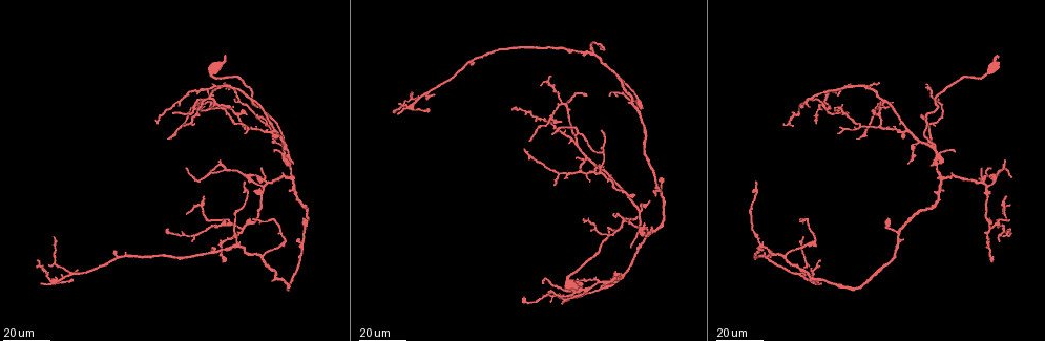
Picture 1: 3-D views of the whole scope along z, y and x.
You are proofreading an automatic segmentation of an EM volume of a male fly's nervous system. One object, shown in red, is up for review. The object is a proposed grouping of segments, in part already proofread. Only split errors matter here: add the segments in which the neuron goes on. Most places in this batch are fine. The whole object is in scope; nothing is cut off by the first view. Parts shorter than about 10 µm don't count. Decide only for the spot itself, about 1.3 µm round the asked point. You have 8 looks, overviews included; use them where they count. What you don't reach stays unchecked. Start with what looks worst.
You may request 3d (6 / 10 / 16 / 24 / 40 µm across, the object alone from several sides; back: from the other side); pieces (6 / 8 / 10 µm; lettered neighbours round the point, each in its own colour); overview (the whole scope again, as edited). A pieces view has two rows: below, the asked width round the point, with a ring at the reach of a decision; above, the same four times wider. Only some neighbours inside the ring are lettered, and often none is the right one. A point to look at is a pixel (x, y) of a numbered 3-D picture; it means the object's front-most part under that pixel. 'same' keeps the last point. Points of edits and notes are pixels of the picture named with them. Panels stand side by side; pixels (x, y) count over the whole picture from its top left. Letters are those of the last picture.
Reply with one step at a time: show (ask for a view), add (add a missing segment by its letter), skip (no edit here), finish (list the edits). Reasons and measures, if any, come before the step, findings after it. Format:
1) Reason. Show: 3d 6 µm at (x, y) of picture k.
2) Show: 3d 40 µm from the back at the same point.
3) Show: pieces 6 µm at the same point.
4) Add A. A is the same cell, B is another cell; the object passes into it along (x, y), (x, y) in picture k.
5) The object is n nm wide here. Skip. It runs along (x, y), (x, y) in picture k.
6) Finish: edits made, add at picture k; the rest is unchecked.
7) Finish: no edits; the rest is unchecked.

Branch stops here. Show: 3d 24 µm at (954, 150) of picture 1.

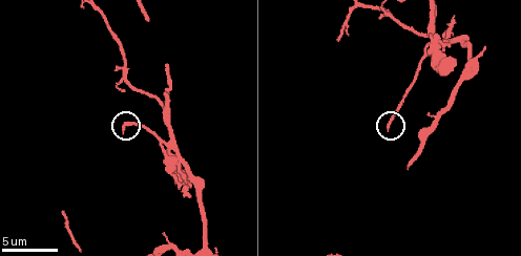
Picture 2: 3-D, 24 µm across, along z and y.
What lies round it. Show: pieces 6 µm at (123, 129) of picture 2.

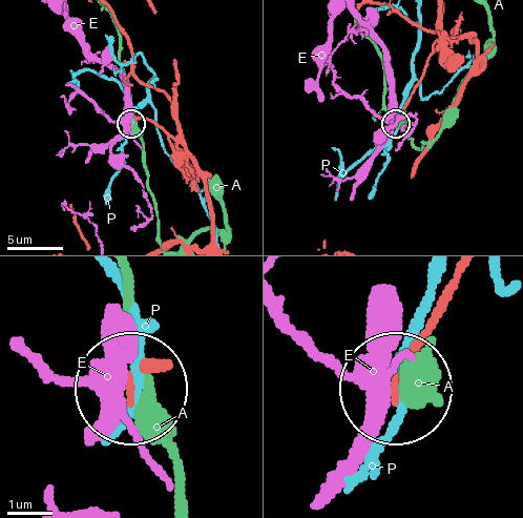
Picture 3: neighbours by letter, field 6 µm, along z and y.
Skip. A, E and P are other cells; none of them fits.

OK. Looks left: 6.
Show: 3d 40 µm at (243, 181) of picture 1.

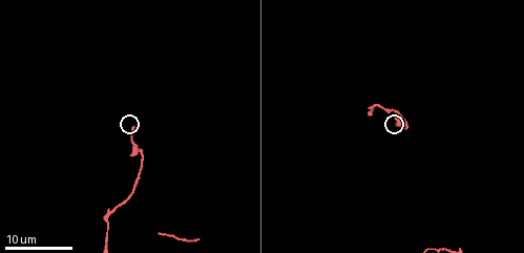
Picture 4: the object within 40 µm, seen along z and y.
Show: pieces 8 µm at (134, 127) of picture 4.

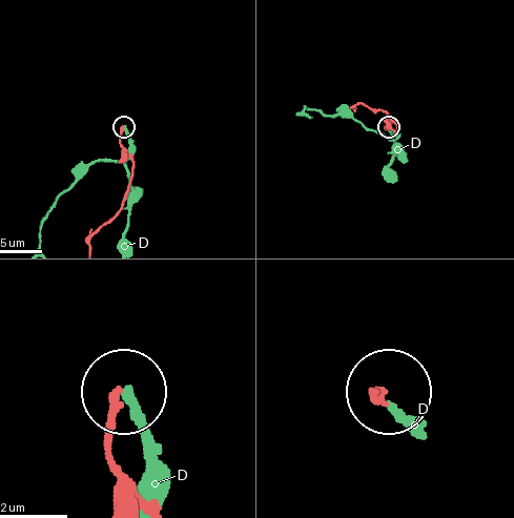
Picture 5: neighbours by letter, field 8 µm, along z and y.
The object is 210 nm wide here. Skip. D is another cell; it runs along (150, 501), (107, 442), (122, 394) in picture 5; no lettered segment goes on from it.

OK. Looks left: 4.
End of a long branch. Show: 3d 40 µm at (186, 168) of picture 1.

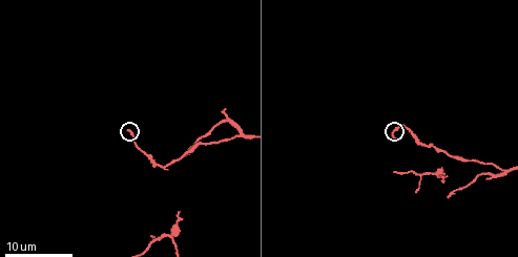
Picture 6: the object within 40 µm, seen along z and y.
Show: pieces 6 µm at (395, 138) of picture 6.

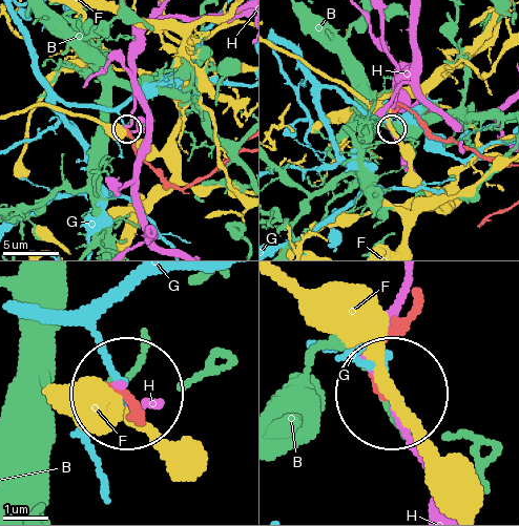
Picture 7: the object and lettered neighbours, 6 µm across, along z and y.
The object is 190 nm wide here. Skip. B, F, G and H are other cells; no lettered segment goes on from it.

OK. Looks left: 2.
Thin end. Show: 3d 6 µm at (189, 198) of picture 2.

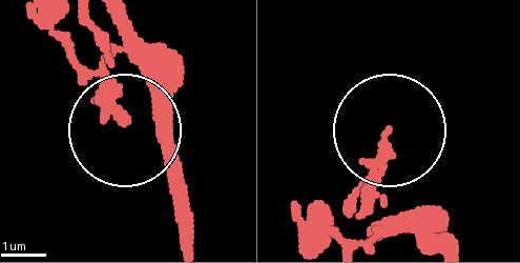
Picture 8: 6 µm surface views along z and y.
Show: pieces 6 µm at (387, 134) of picture 8.

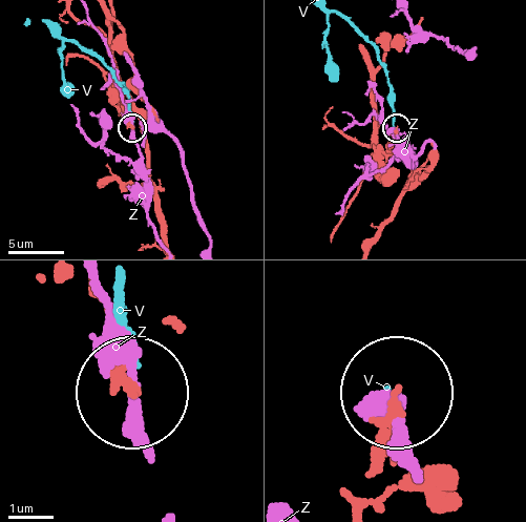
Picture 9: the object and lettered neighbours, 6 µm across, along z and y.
Skip. V and Z are other cells; none of them fits.

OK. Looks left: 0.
Finish: no edits; the rest is unchecked.

